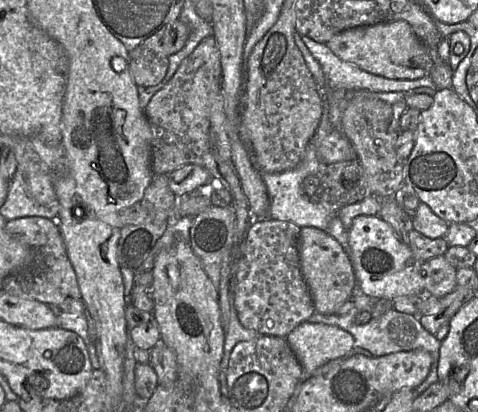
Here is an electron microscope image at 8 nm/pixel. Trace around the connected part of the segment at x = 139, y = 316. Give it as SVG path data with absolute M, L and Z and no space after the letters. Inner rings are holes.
M129 303L125 308L125 319L130 341L136 348L151 351L161 343L161 333L153 312L139 310Z

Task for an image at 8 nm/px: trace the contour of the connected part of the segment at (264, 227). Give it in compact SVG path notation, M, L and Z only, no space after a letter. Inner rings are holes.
M256 219L246 230L242 256L237 263L233 302L240 323L261 335L285 338L315 311L309 289L300 268L298 238L300 227L290 221Z

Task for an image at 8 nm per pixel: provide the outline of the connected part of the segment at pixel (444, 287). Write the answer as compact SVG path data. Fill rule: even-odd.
M444 255L436 256L421 265L421 274L427 294L442 298L452 292L456 286L457 269L452 266Z

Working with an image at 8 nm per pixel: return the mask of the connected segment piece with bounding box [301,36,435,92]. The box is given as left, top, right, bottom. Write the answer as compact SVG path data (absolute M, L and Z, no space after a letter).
M307 36L302 41L320 64L327 81L327 91L360 90L373 92L410 92L418 87L435 88L429 75L418 79L389 79L360 69L336 56L326 44Z

